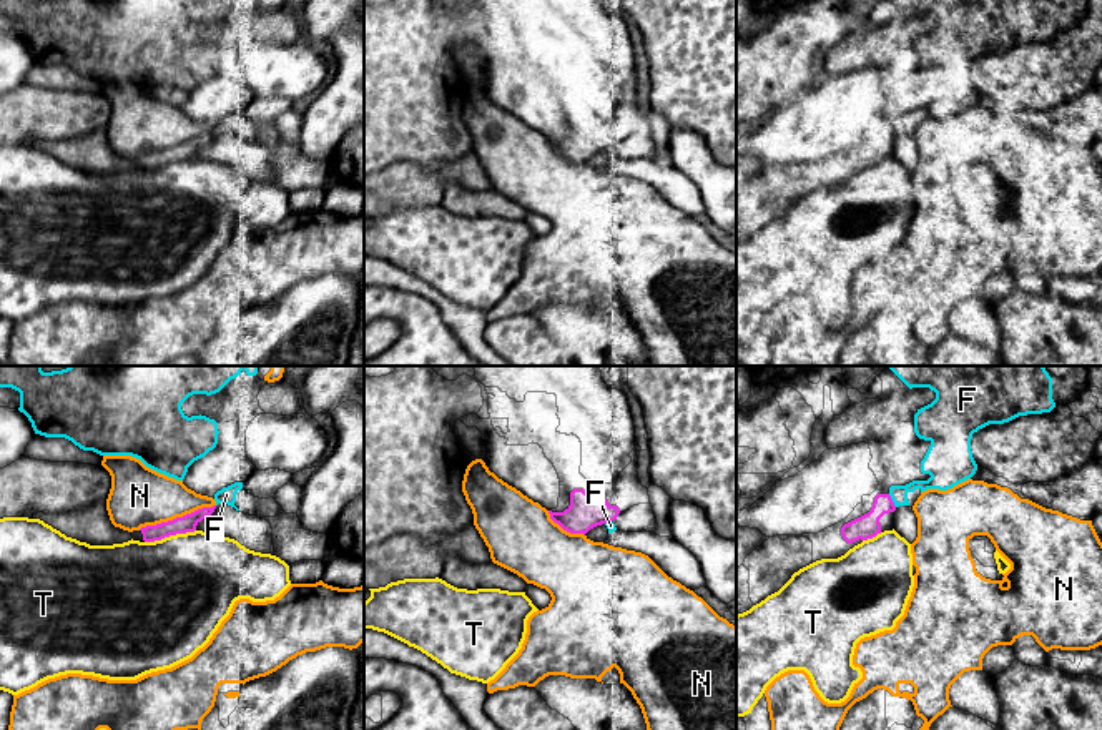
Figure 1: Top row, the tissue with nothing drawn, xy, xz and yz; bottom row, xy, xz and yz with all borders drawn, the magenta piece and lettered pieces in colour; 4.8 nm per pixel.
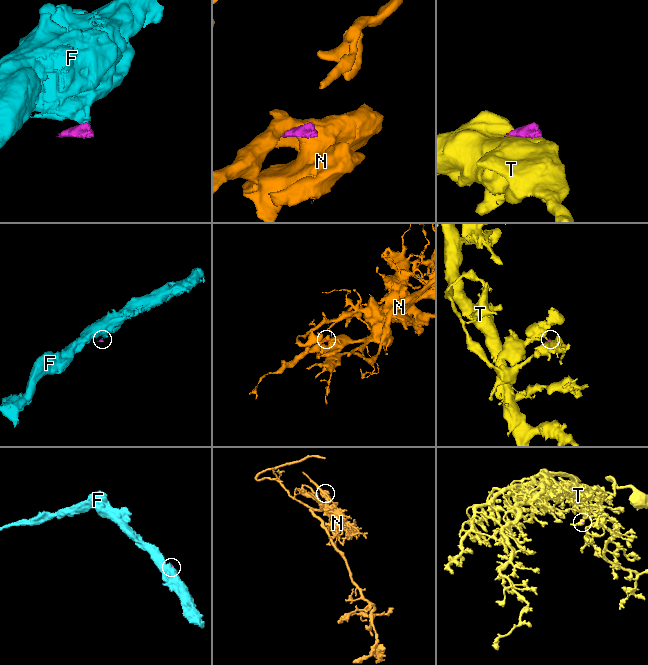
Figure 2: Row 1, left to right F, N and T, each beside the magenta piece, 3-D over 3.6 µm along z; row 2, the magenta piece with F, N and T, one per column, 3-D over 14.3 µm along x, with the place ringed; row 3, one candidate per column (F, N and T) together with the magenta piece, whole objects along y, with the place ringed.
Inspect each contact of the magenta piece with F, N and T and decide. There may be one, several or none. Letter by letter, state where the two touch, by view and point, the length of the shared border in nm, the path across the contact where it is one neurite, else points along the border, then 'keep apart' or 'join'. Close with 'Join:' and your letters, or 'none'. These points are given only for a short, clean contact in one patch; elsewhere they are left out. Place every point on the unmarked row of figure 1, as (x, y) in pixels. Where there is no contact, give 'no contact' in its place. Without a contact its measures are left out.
F: meets magenta in yz at (891, 128); contact 80 nm long; keep apart
N: meets magenta in xy at (177, 145); contact 400 nm long; border along xy (215, 132), (138, 157); keep apart
T: meets magenta in xy at (170, 162); contact 260 nm long; keep apart
Join: none

